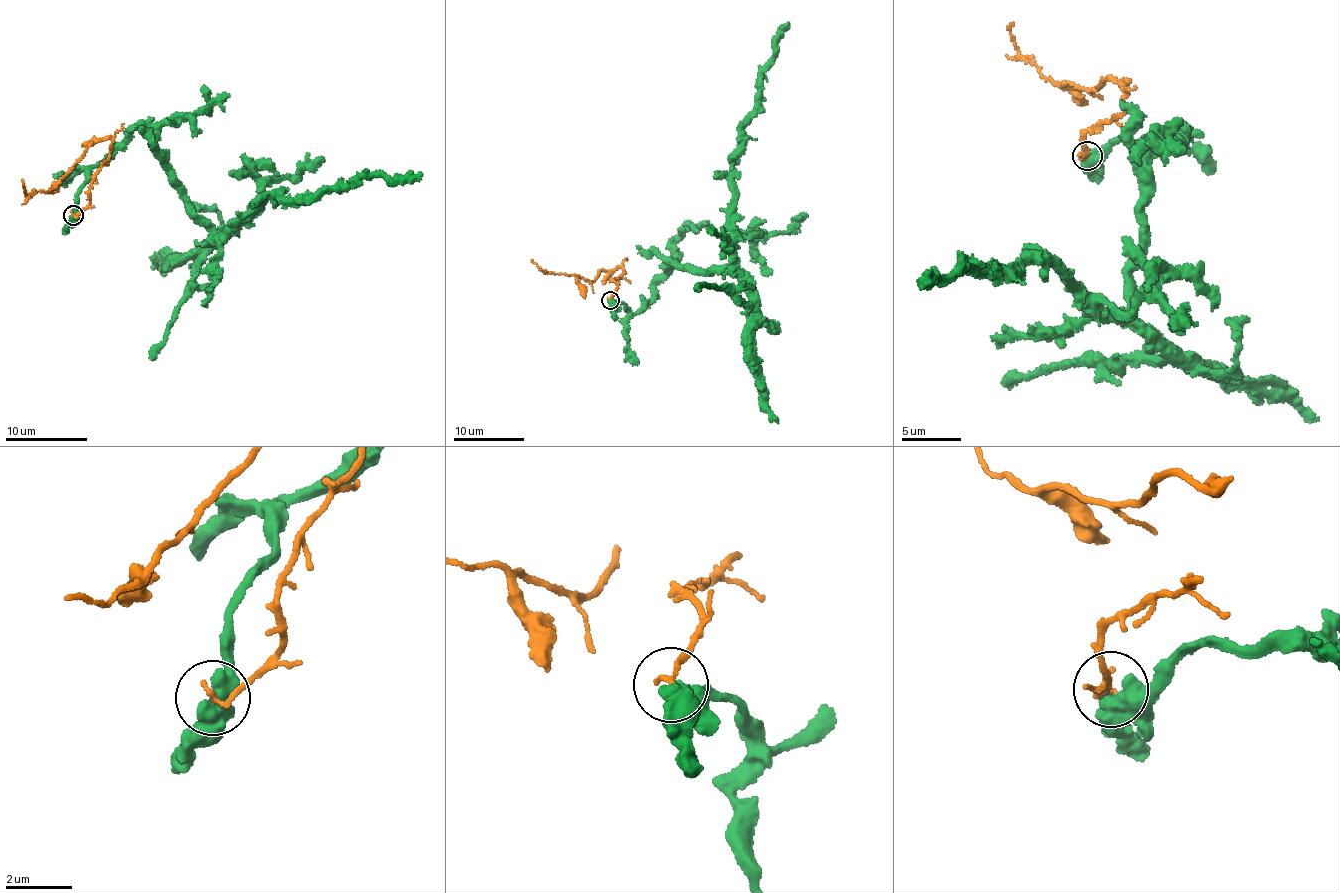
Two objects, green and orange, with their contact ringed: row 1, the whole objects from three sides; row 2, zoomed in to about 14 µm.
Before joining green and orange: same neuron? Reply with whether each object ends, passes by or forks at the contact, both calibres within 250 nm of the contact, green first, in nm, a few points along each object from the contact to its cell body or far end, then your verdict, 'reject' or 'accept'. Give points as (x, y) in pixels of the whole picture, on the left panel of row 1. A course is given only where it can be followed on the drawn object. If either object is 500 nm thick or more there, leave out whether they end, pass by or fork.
green forks there; orange ends there; 400 nm thick on the green side, 170 nm on the other; green runs (73, 215), (91, 166), (146, 126), (172, 186), (219, 237), (260, 201), (422, 174); orange runs (73, 215), (90, 204), (100, 167), (111, 150), (109, 138), (89, 145), (46, 192), (29, 195), (22, 179); reject

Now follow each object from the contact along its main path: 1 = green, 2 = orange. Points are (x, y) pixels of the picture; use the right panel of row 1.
1: (1088, 156), (1127, 140), (1170, 147), (1187, 130), (1152, 157), (1123, 314), (1040, 262), (965, 264), (925, 283)
2: (1088, 156), (1083, 135), (1125, 111), (1124, 92), (1111, 78), (1097, 88), (1045, 77), (1021, 56), (1013, 23)

